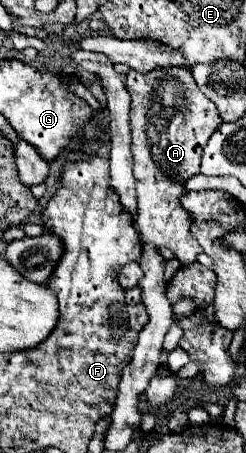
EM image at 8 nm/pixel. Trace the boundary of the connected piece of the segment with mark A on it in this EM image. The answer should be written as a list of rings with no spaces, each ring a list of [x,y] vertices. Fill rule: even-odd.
[[[180,67],[152,69],[148,73],[130,69],[126,75],[126,89],[132,97],[130,129],[138,193],[136,227],[140,229],[144,243],[154,245],[156,249],[168,247],[180,265],[190,265],[204,249],[192,239],[192,215],[180,205],[180,197],[188,195],[184,181],[200,173],[202,149],[222,123],[218,109],[198,89],[192,73]]]

